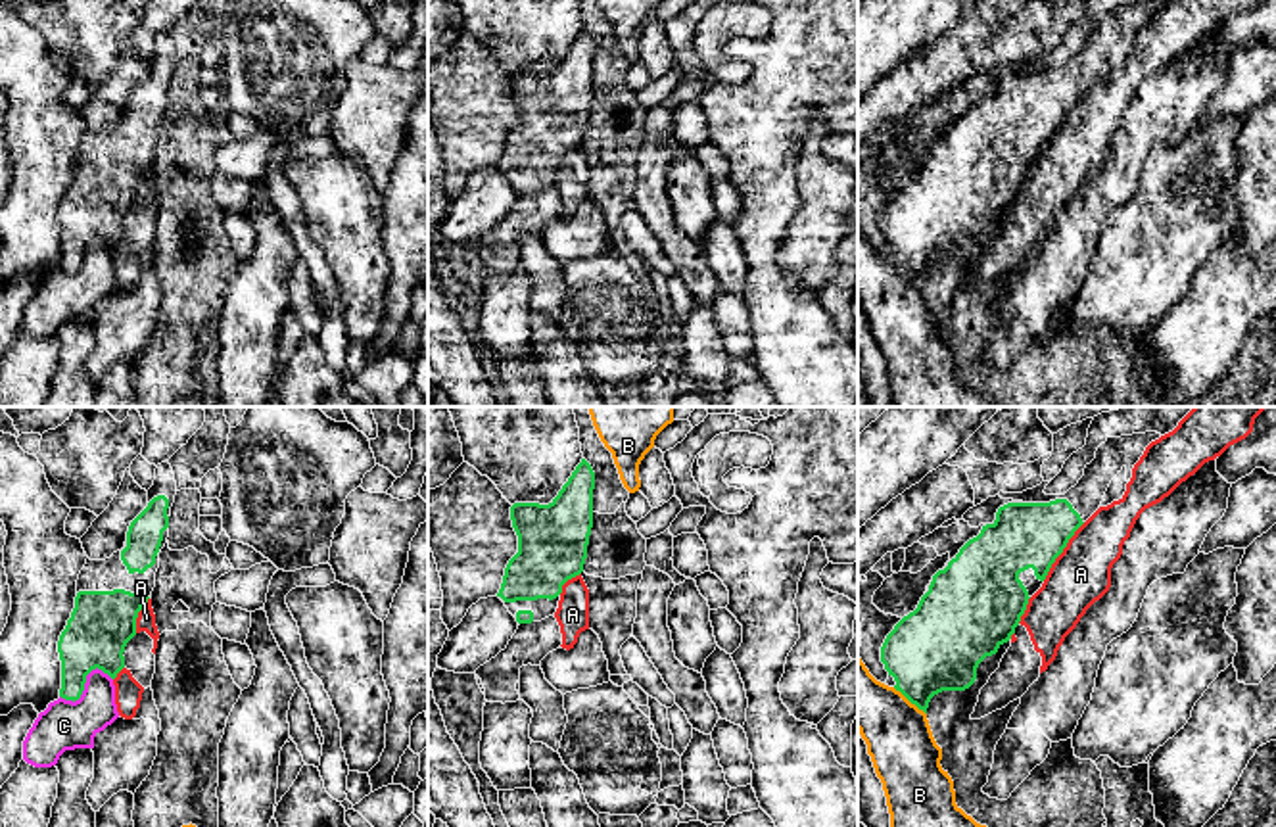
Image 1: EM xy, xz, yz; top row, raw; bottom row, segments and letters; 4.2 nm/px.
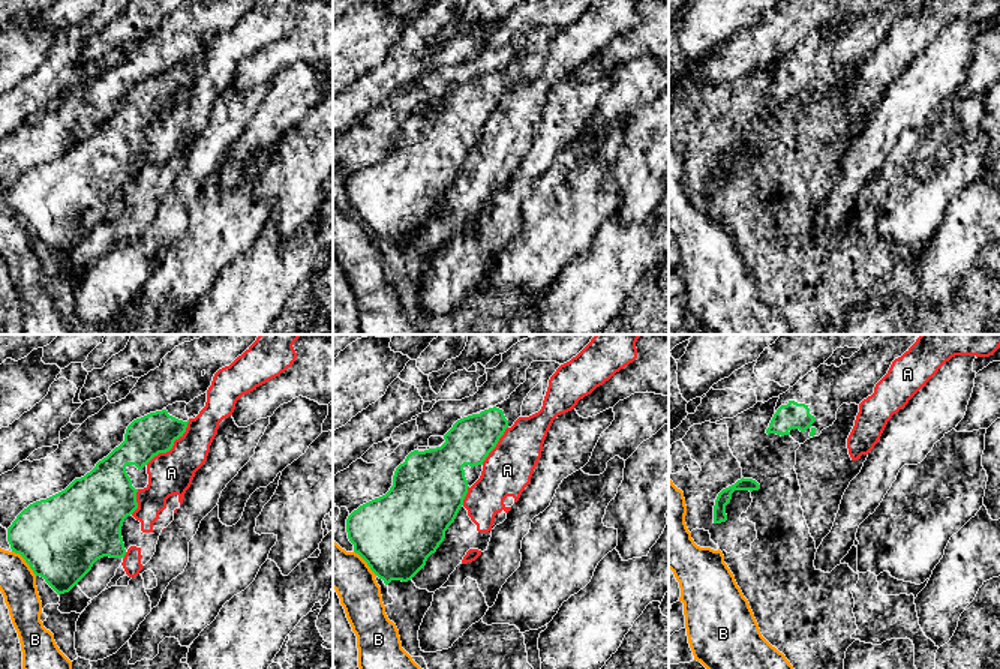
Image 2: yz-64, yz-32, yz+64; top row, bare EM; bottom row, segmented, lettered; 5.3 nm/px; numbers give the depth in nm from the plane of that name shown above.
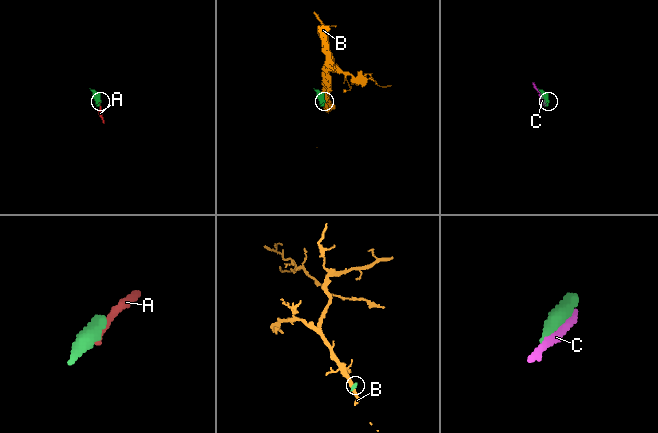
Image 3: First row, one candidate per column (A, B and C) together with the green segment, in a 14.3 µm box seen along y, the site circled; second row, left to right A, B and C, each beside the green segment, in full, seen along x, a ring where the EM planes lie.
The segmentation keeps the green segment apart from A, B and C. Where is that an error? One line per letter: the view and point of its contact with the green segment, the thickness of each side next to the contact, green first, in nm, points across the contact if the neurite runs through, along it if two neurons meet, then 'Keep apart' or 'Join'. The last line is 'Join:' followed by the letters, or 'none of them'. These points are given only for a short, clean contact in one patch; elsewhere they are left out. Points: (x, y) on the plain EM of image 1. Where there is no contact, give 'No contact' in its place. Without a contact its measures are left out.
A: Touches green at yz (1062, 121). Thickness 280 nm (green) against 240 nm. Keep apart
B: Touches green at yz (910, 271). Thickness 360 nm (green) against 280 nm. Boundary: yz (893, 258), (925, 284). Keep apart
C: Touches green at xy (85, 252). Thickness 260 nm (green) against 200 nm. Keep apart
Join: none of them

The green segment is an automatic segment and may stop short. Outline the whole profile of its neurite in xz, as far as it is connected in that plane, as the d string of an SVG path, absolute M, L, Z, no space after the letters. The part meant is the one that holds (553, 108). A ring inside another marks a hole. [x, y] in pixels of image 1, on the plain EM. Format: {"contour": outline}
{"contour": "M581 29L549 75L514 73L518 123L508 130L497 167L518 194L555 186L562 155L583 142L593 98L595 42Z"}

